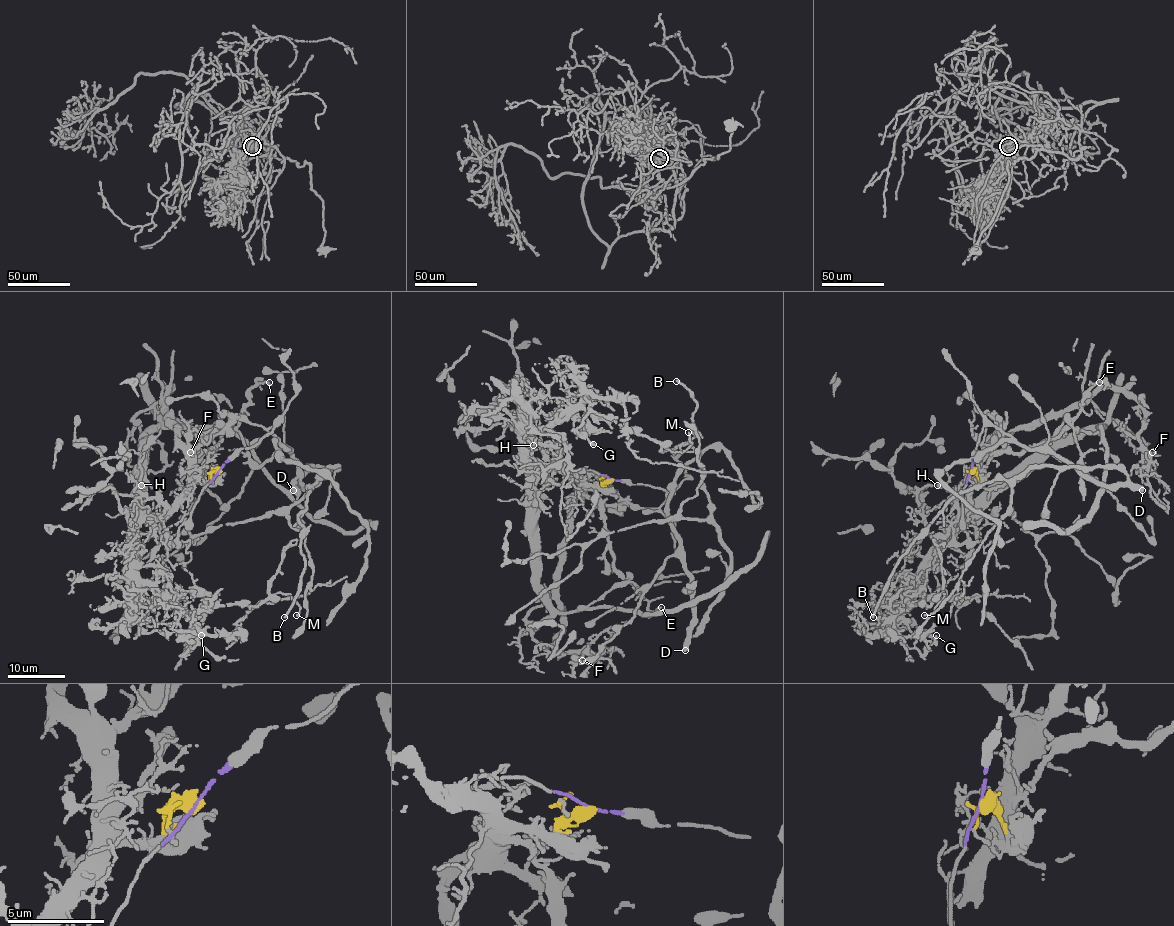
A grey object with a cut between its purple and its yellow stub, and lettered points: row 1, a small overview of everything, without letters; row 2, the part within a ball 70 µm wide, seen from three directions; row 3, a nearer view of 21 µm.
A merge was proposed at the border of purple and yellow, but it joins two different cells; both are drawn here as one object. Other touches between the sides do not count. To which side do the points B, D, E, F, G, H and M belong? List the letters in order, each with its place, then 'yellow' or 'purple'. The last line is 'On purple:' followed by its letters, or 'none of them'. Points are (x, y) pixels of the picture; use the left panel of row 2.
B: (284, 617) | purple
D: (293, 490) | purple
E: (269, 382) | yellow
F: (190, 452) | yellow
G: (201, 635) | yellow
H: (141, 485) | yellow
M: (296, 615) | yellow
On purple: B, D

